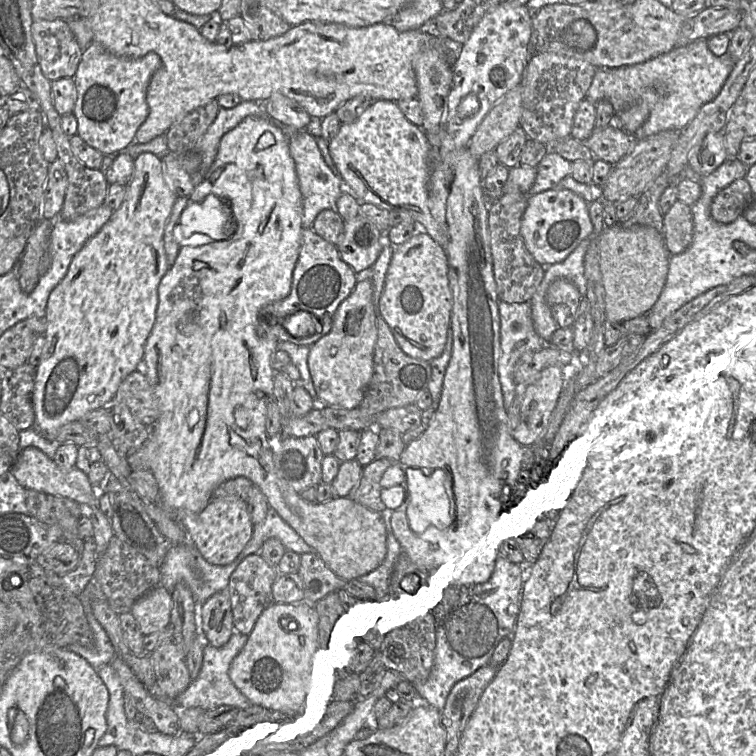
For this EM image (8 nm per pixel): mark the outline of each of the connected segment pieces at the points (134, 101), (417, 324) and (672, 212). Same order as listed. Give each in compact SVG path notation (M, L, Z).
M92 41L83 50L73 76L75 106L72 114L78 123L76 134L103 155L116 155L131 145L137 130L148 116L147 88L161 64L161 58L155 52L140 58L121 57Z
M417 231L406 242L391 247L392 258L379 300L380 314L408 356L430 362L443 353L451 322L453 297L446 252L426 231Z
M677 200L664 214L664 240L671 255L683 253L693 239L693 215L691 207Z

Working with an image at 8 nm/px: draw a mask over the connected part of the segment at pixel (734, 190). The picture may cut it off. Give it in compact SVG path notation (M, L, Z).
M745 178L737 179L714 197L710 210L711 216L719 223L731 223L743 214L753 199L754 195L748 181Z

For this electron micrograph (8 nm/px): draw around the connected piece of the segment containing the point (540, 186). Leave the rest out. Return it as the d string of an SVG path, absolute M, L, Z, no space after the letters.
M549 151L538 164L536 179L529 190L529 196L541 193L549 189L561 189L558 187L560 181L572 173L572 162L565 159L559 153Z

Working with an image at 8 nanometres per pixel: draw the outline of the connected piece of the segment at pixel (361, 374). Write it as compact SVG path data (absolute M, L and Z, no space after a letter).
M360 280L335 311L330 332L310 347L310 374L317 395L327 406L342 409L360 406L373 375L377 338L373 286L369 280Z

